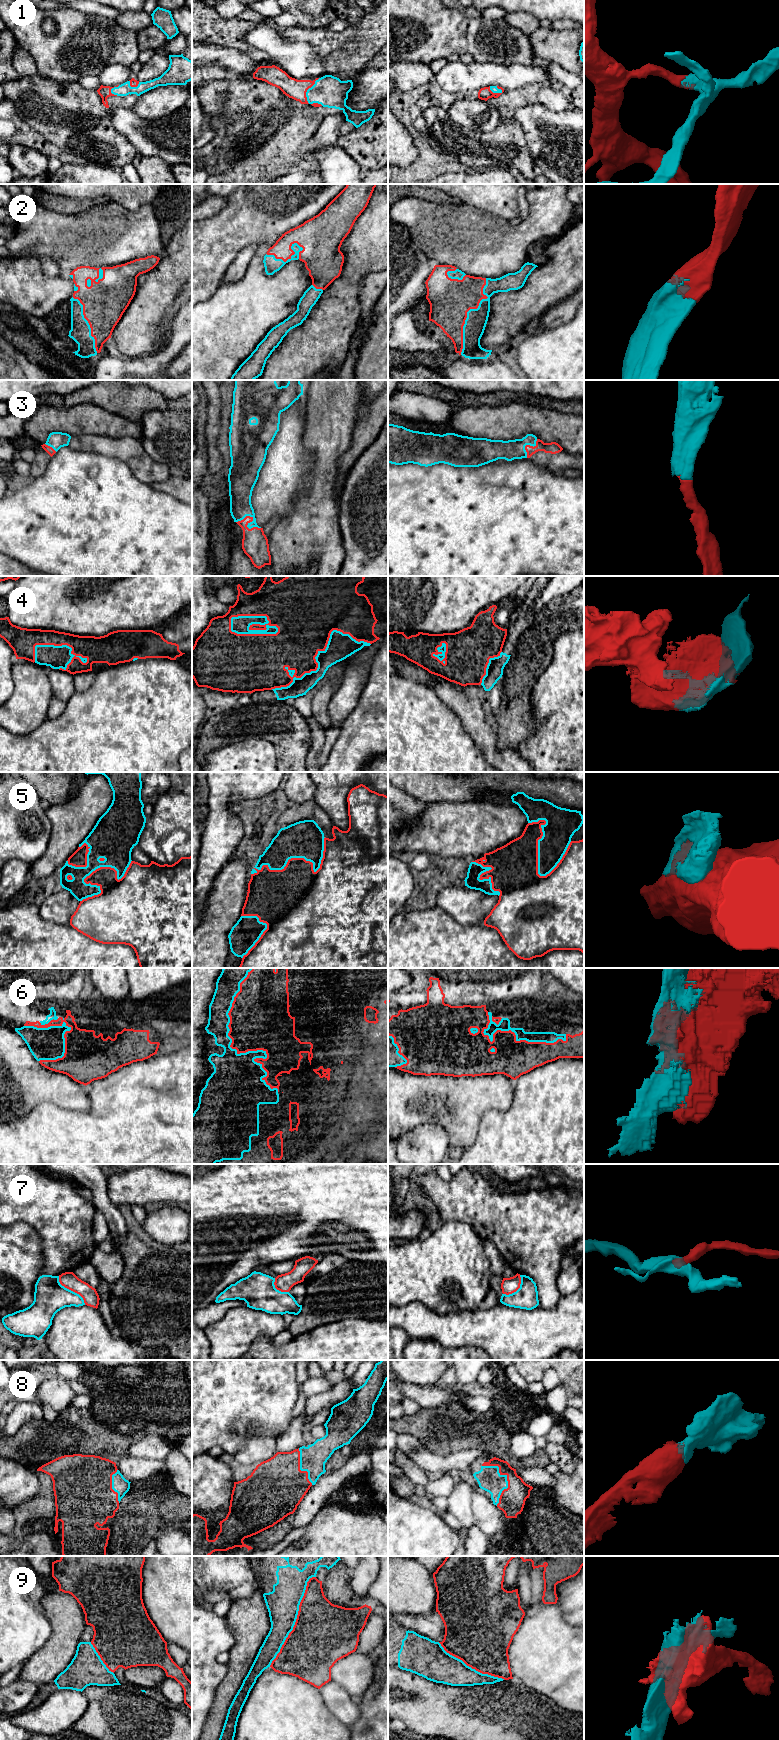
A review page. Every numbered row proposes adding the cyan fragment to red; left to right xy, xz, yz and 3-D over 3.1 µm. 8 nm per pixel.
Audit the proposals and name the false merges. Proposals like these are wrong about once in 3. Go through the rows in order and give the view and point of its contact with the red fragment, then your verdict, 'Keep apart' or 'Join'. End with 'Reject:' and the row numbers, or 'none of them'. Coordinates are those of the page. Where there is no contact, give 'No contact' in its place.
1: Touches red at xz (307, 89). Join
2: Touches red at yz (467, 311). Join
3: Touches red at xz (251, 521). Join
4: Touches red at xz (317, 653). Join
5: Touches red at xz (301, 858). Keep apart
6: Touches red at xz (237, 1051). Join
7: Touches red at xy (71, 1290). Keep apart
8: Touches red at yz (507, 1477). Join
9: Touches red at xz (296, 1620). Keep apart
Reject: 5, 7, 9

